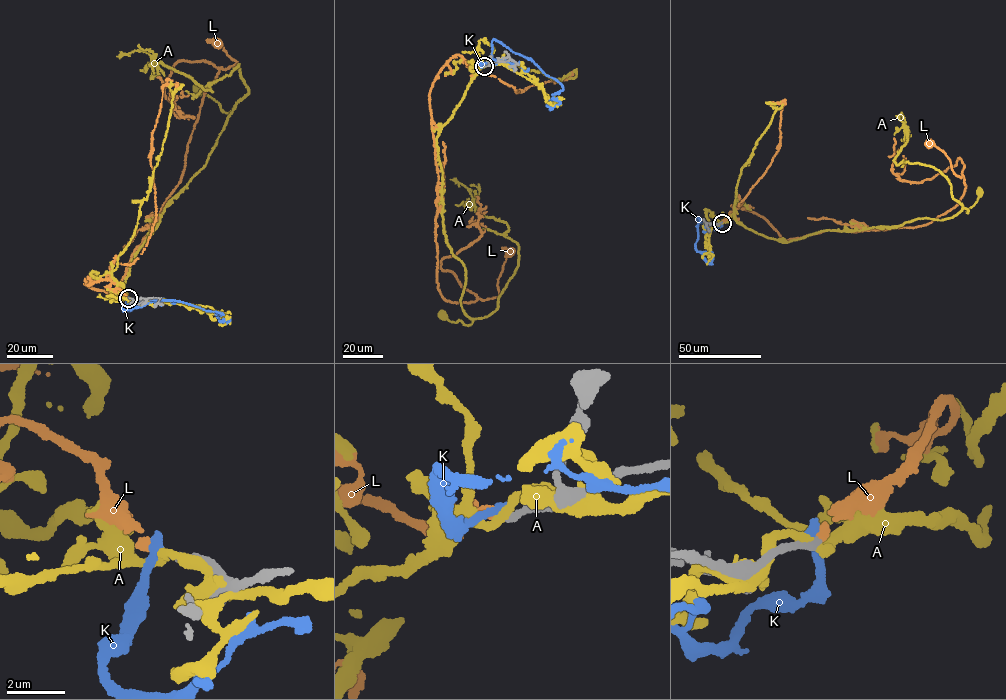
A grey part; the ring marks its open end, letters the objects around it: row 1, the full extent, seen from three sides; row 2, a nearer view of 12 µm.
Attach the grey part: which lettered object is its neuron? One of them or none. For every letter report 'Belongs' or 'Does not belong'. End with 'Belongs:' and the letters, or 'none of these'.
A: Does not belong
K: Does not belong
L: Belongs
Belongs: L

